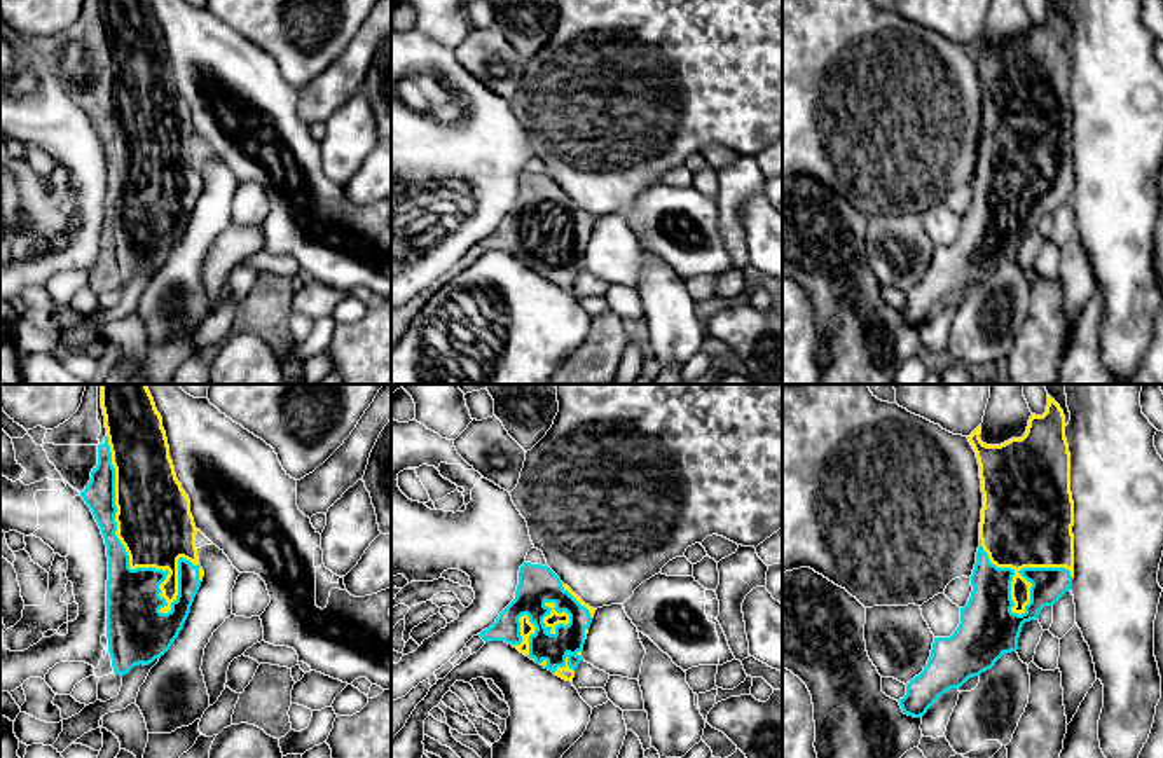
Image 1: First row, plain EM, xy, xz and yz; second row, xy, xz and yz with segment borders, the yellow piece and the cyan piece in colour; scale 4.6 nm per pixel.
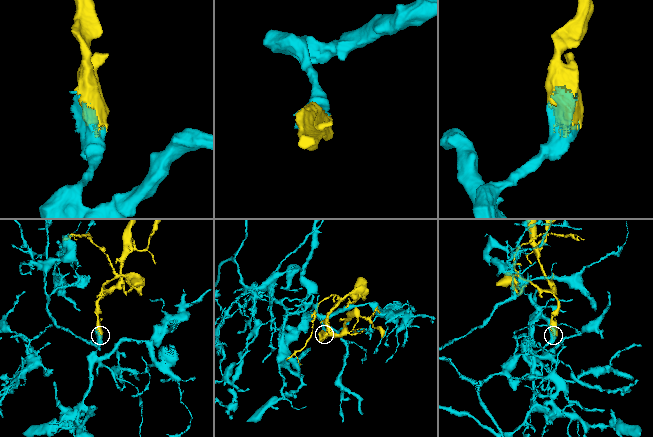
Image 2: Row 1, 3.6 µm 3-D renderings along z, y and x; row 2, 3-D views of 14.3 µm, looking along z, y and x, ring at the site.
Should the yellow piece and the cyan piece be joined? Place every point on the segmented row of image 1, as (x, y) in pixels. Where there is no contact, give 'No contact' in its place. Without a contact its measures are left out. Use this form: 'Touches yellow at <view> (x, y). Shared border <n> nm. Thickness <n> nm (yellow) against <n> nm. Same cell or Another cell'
Touches yellow at xy (119, 538). Shared border 850 nm. Thickness 340 nm (yellow) against 200 nm. Same cell

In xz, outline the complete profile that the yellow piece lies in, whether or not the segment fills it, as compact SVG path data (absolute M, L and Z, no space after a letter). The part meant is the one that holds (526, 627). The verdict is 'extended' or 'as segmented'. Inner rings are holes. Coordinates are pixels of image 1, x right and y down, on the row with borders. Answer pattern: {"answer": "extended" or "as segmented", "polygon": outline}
{"answer": "extended", "polygon": "M524 562L515 599L478 636L485 643L505 641L573 681L594 613L547 564Z"}

